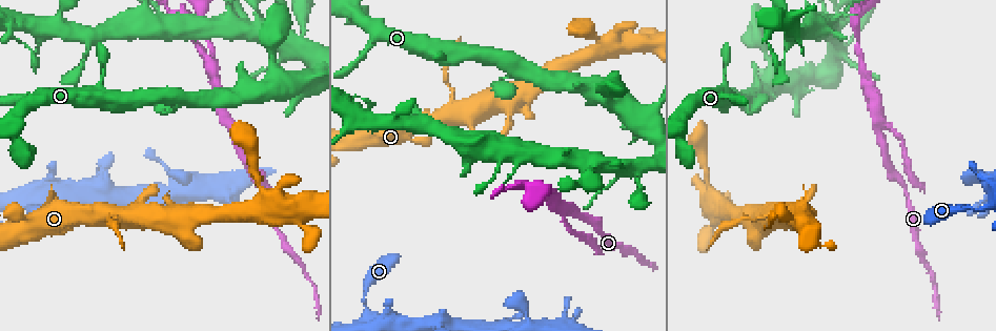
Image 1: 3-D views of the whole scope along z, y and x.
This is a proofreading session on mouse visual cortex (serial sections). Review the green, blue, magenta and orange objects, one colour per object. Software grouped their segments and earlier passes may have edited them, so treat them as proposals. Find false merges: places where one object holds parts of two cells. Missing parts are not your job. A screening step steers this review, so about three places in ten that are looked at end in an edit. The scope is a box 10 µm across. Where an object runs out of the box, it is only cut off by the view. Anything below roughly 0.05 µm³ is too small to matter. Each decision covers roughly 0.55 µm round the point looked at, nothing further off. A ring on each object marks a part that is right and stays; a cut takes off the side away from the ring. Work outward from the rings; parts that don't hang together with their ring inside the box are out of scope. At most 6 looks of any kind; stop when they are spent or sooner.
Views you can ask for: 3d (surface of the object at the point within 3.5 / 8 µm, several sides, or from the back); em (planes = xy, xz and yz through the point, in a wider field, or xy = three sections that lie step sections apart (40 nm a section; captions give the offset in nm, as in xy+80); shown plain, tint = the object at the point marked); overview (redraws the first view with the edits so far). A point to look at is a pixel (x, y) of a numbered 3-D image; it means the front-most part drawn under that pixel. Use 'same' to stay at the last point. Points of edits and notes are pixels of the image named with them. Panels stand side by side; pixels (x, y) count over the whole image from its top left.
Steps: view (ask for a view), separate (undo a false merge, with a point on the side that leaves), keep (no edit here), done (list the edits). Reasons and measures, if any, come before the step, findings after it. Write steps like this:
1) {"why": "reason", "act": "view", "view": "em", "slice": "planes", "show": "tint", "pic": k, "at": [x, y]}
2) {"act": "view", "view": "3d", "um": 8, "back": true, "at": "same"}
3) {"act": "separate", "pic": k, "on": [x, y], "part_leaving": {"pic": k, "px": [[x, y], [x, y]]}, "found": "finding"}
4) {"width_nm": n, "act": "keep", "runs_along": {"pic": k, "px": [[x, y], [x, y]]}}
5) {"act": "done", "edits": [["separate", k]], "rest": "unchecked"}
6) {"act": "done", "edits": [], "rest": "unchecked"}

{"why": "thin neck", "act": "view", "view": "3d", "um": 3.5, "pic": 1, "at": [113, 213]}

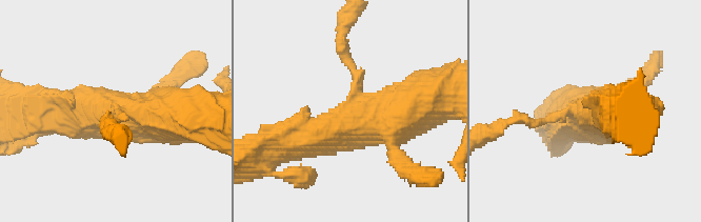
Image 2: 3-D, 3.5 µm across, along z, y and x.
{"act": "view", "view": "em", "slice": "xy", "step": 3, "show": "tint", "pic": 2, "at": [353, 101]}

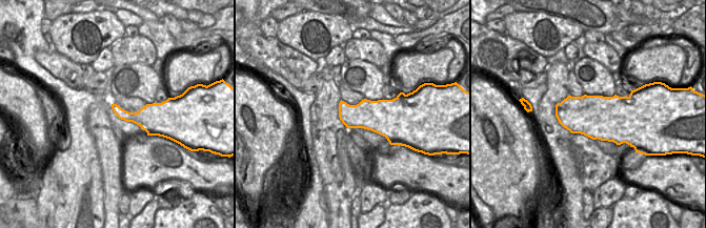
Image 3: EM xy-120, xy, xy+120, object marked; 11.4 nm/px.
{"arm_widths_nm": [100, 200, 500, 700], "act": "separate", "pic": 2, "on": [342, 29], "part_leaving": {"pic": 2, "px": [[352, 67], [342, 51], [345, 21]]}, "found": "a second cell is stuck on"}

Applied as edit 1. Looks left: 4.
{"act": "view", "view": "overview"}

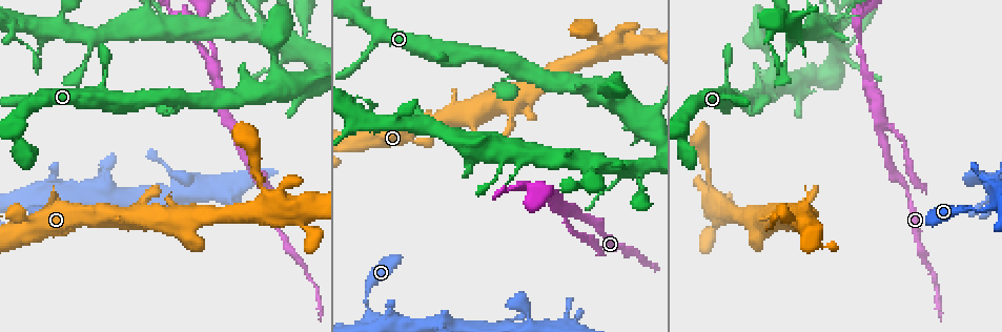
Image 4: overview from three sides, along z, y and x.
{"why": "branch point", "act": "view", "view": "3d", "um": 3.5, "back": true, "pic": 4, "at": [571, 207]}

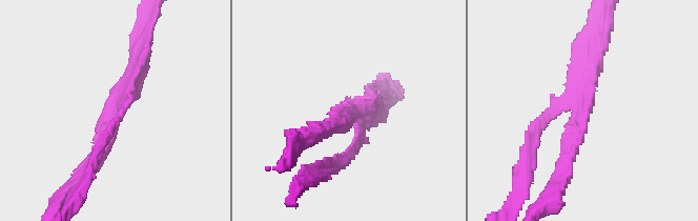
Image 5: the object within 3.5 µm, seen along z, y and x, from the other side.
{"why": "shape alone is not enough", "act": "view", "view": "em", "slice": "xy", "step": 2, "show": "tint", "pic": 5, "at": [116, 111]}

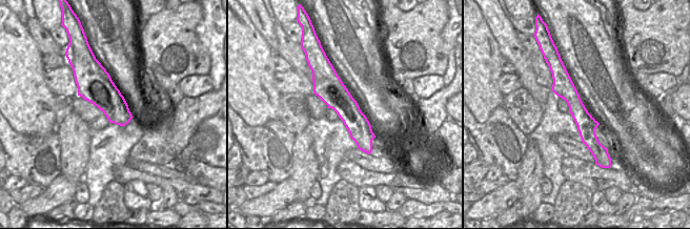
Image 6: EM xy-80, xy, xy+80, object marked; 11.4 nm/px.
{"act": "keep", "runs_along": {"pic": 6, "px": [[328, 69], [328, 87], [368, 150]]}, "found": "continuous, no second cell"}

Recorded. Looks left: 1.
{"act": "done", "edits": [["separate", 2]], "rest": "unchecked"}

